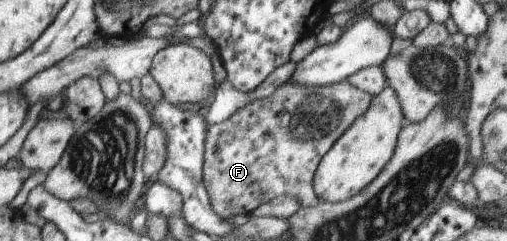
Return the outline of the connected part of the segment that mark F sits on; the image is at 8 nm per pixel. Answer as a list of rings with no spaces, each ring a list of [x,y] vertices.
[[[348,80],[321,87],[301,87],[287,81],[279,85],[273,95],[251,101],[223,123],[208,126],[202,182],[212,210],[225,219],[249,216],[261,204],[269,203],[279,195],[293,195],[299,199],[301,208],[315,207],[320,202],[314,190],[314,175],[319,162],[355,119],[369,109],[372,97],[353,87]]]

